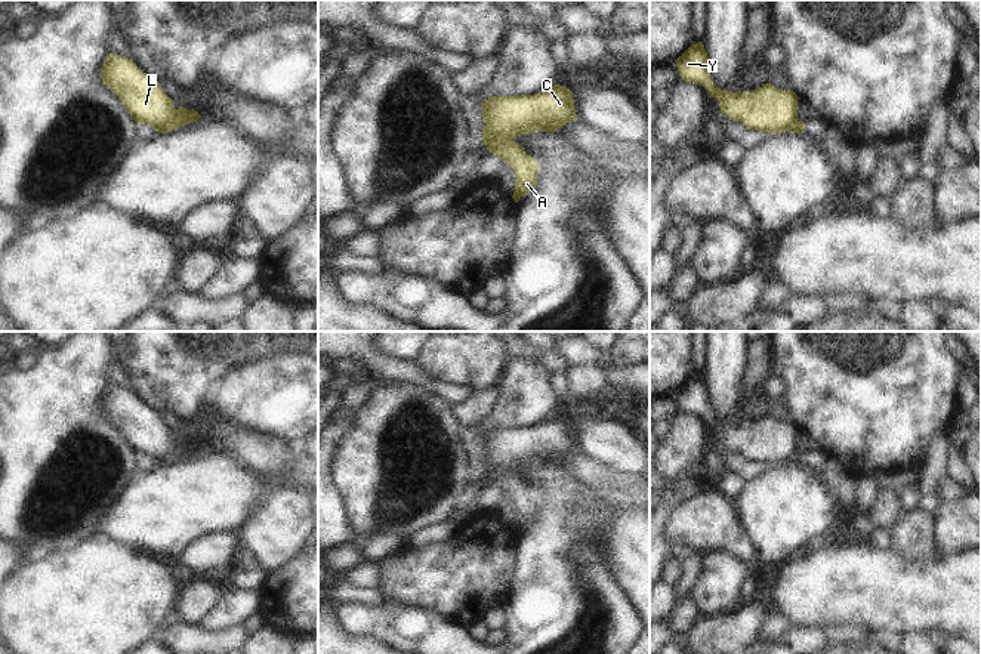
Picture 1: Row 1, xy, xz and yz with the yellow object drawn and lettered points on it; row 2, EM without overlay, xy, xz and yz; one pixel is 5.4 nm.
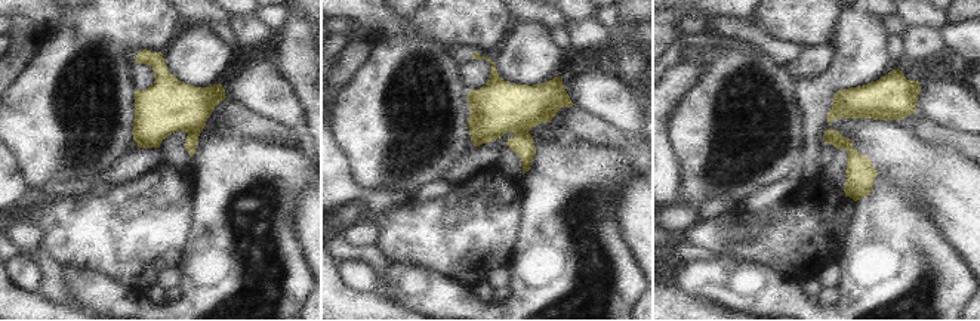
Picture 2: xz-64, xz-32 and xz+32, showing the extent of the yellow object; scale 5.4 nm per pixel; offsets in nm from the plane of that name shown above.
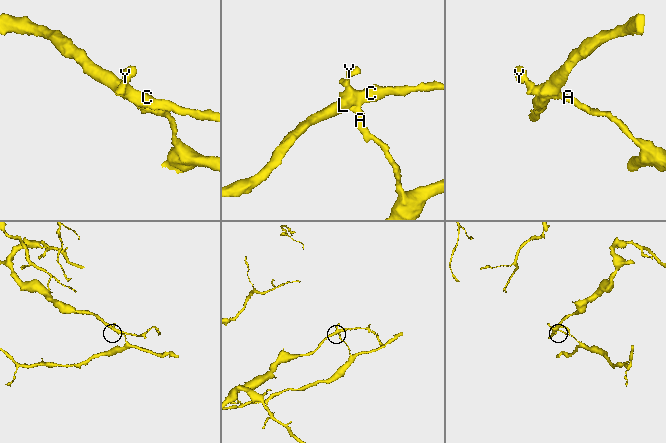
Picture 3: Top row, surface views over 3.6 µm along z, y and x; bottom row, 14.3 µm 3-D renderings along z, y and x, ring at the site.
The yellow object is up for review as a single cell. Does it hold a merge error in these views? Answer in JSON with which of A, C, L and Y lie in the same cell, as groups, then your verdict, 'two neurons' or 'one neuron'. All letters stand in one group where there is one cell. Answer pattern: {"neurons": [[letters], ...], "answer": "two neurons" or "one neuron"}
{"neurons": [["A"], ["C", "L", "Y"]], "answer": "two neurons"}

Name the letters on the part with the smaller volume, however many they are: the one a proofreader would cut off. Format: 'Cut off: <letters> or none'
Cut off: A

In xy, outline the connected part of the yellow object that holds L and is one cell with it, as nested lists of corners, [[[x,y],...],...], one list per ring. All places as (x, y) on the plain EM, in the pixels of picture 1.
[[[109,385],[101,398],[101,410],[138,456],[148,456],[157,463],[163,457],[185,457],[201,448],[194,441],[176,441],[161,416],[124,388]]]

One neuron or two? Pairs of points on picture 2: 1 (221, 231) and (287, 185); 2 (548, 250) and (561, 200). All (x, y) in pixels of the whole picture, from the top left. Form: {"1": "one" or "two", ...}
{"1": "one", "2": "one"}

